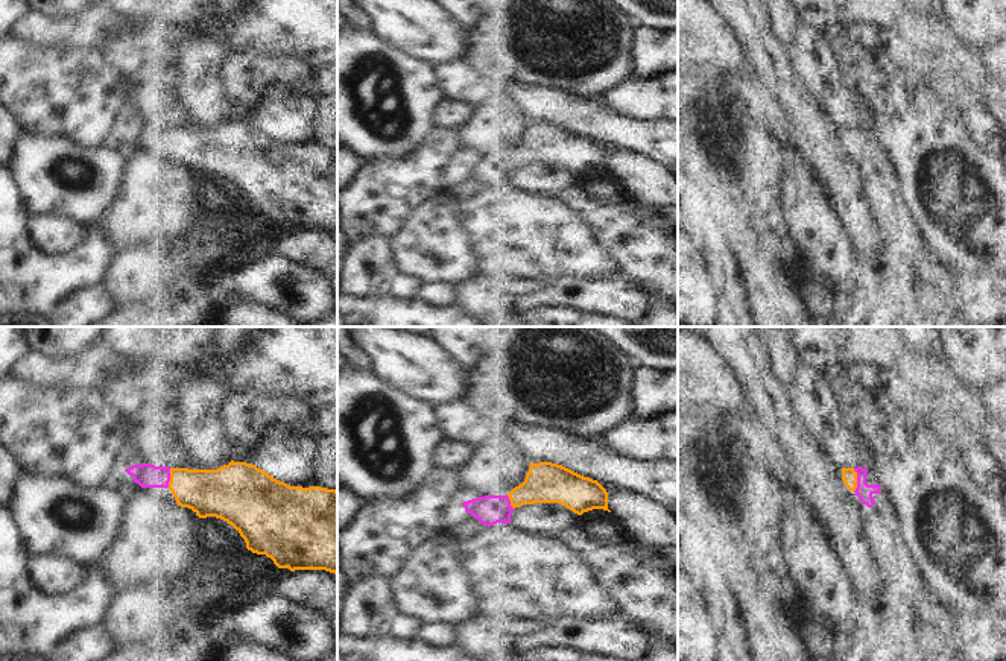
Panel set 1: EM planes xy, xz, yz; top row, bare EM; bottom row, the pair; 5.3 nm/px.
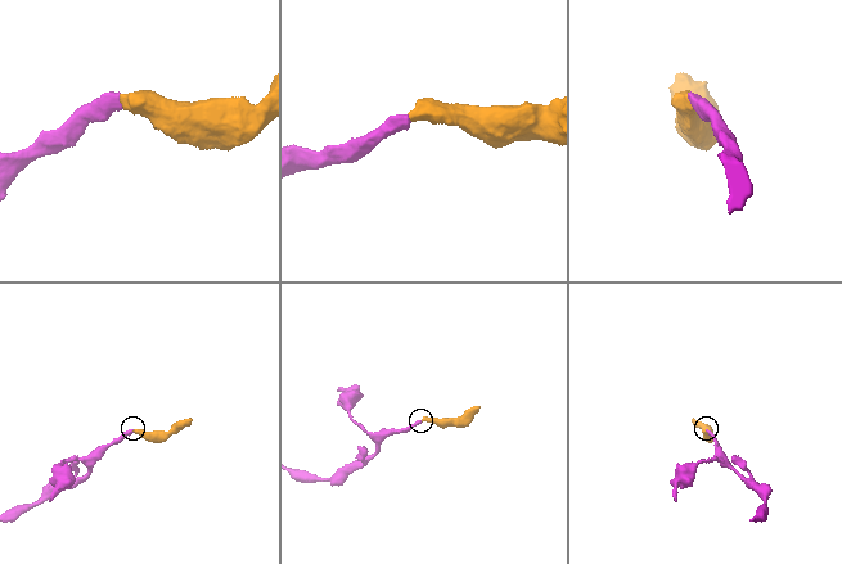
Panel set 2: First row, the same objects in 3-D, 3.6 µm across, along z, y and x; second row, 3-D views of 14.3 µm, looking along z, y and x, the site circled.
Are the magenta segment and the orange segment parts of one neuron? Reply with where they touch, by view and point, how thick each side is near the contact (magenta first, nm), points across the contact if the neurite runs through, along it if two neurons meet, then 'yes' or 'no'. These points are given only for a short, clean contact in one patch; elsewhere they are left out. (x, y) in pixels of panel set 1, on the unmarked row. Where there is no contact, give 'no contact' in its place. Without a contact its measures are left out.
yz (857, 140) | 90/80 nm | across yz (863, 151), (857, 140), (848, 134) | yes

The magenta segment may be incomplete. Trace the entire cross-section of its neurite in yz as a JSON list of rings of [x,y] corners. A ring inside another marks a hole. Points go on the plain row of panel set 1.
[[[857,126],[857,128],[842,128],[842,140],[845,146],[856,152],[859,160],[866,164],[868,167],[872,167],[875,164],[874,153],[880,153],[881,149],[878,143],[868,144],[866,143],[866,128]]]

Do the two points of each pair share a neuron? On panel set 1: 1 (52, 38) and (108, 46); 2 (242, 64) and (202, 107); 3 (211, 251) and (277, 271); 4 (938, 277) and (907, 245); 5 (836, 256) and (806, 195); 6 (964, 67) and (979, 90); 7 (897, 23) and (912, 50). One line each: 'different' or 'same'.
1: different
2: different
3: different
4: different
5: same
6: same
7: same

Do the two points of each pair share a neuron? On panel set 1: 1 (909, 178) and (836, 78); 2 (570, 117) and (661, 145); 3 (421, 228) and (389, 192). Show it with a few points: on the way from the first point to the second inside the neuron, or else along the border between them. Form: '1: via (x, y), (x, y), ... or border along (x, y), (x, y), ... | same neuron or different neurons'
1: border along (845, 67), (848, 79) | different neurons
2: via (593, 117), (619, 129), (639, 134) | same neuron
3: border along (439, 195), (424, 199), (392, 237) | different neurons

